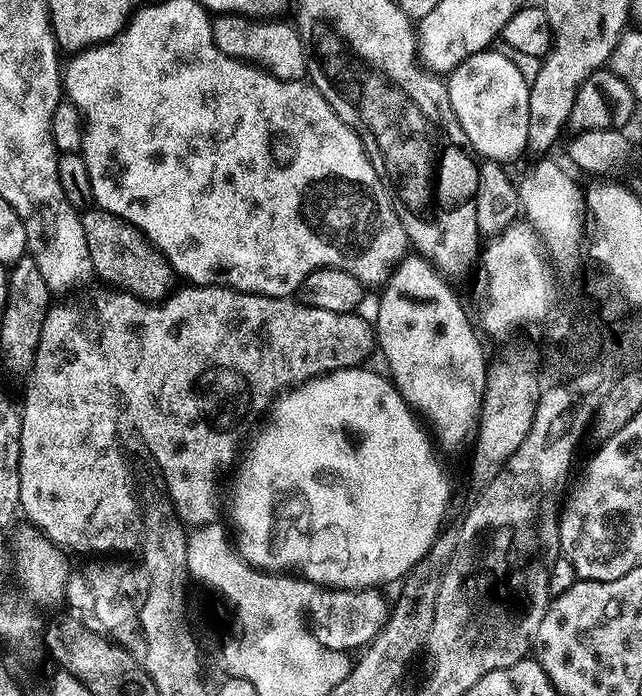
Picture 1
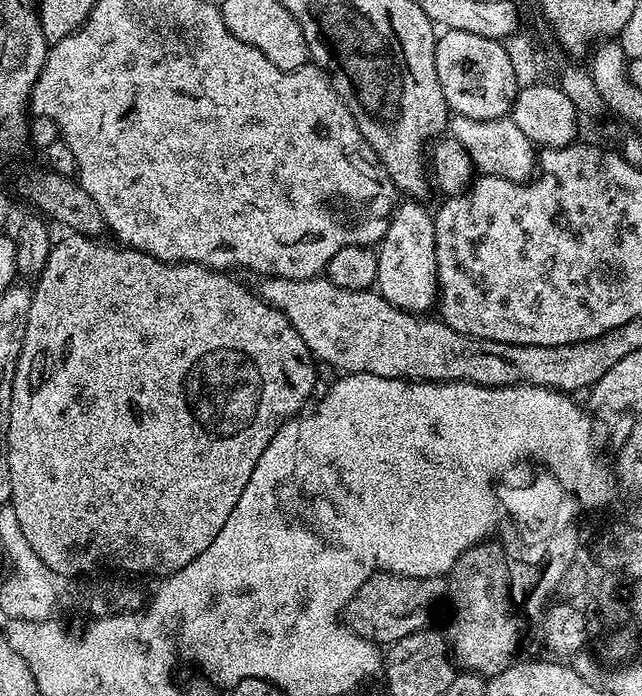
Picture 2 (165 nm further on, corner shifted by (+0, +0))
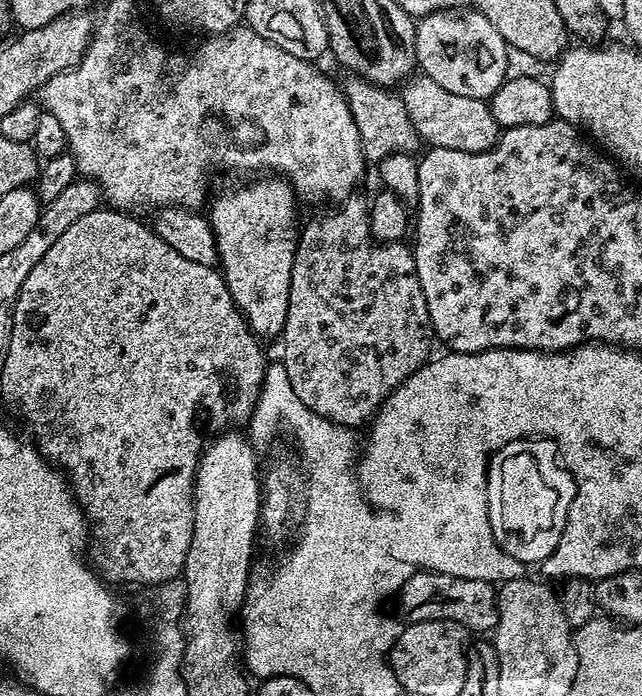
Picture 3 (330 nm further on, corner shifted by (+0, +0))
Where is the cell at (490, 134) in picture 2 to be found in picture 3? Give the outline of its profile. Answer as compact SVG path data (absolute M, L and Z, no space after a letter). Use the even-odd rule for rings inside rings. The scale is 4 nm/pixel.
M427 78L416 79L409 79L403 85L402 99L406 114L410 122L414 122L414 130L425 145L463 152L485 152L495 146L502 129L494 118L488 100L462 98L462 94L442 90L438 82Z

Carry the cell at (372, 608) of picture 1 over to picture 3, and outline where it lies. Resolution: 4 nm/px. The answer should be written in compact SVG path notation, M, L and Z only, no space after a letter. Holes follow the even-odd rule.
M416 570L405 579L399 590L400 612L408 624L452 620L469 633L488 634L498 622L497 589L486 580L458 578L441 572Z

